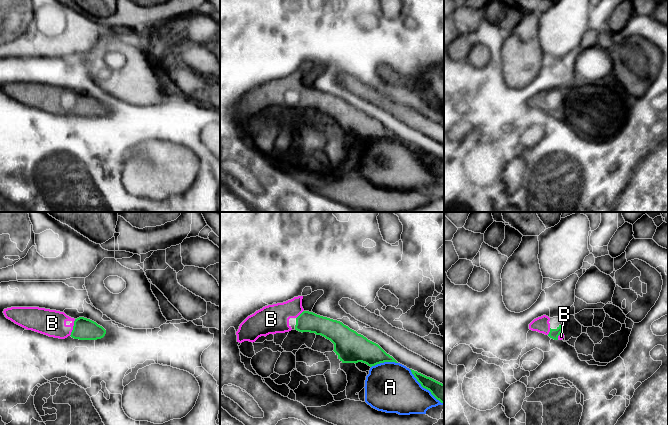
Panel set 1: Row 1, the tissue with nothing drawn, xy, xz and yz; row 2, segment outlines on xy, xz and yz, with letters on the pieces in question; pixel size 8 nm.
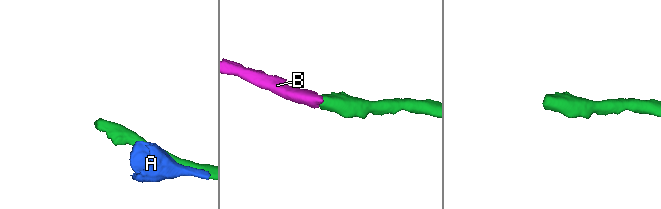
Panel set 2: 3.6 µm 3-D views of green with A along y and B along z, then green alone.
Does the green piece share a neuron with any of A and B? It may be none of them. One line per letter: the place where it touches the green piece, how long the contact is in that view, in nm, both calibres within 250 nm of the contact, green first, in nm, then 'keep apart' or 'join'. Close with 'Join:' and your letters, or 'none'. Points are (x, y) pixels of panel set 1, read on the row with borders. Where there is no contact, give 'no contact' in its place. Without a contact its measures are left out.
A: meets green in xz at (424, 387); contact 400 nm long; 140 nm thick on the green side, 380 nm on the other; keep apart
B: meets green in xy at (73, 327); contact 140 nm long; 180 nm thick on the green side, 220 nm on the other; join
Join: B

